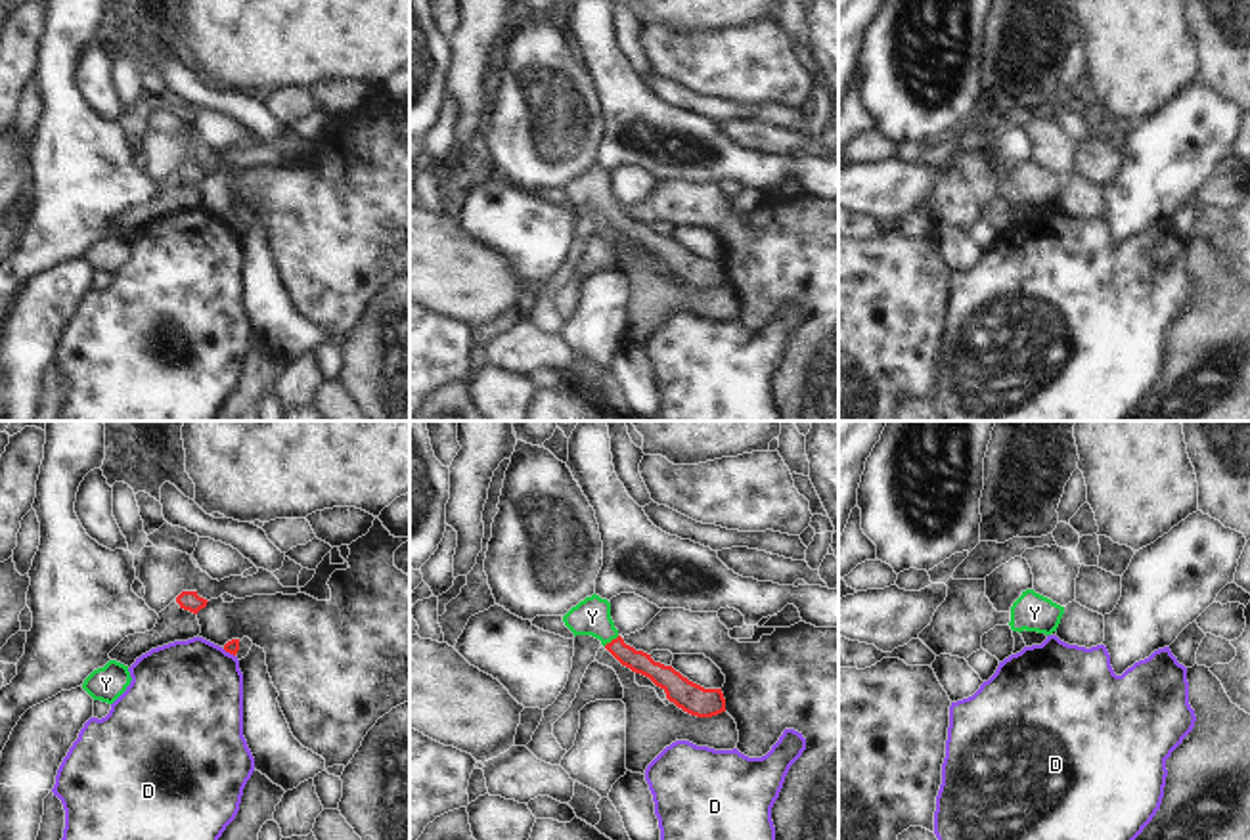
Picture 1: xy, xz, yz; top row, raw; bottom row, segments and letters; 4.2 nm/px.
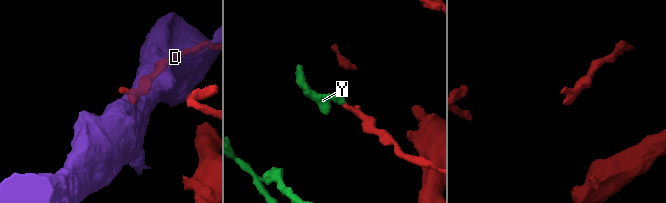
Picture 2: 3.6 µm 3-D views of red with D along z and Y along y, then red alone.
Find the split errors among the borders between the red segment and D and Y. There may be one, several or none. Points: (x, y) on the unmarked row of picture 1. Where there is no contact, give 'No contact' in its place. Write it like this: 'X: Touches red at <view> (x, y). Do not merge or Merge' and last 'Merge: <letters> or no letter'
D: Touches red at xy (228, 222). Do not merge
Y: Touches red at xz (613, 211). Merge
Merge: Y

